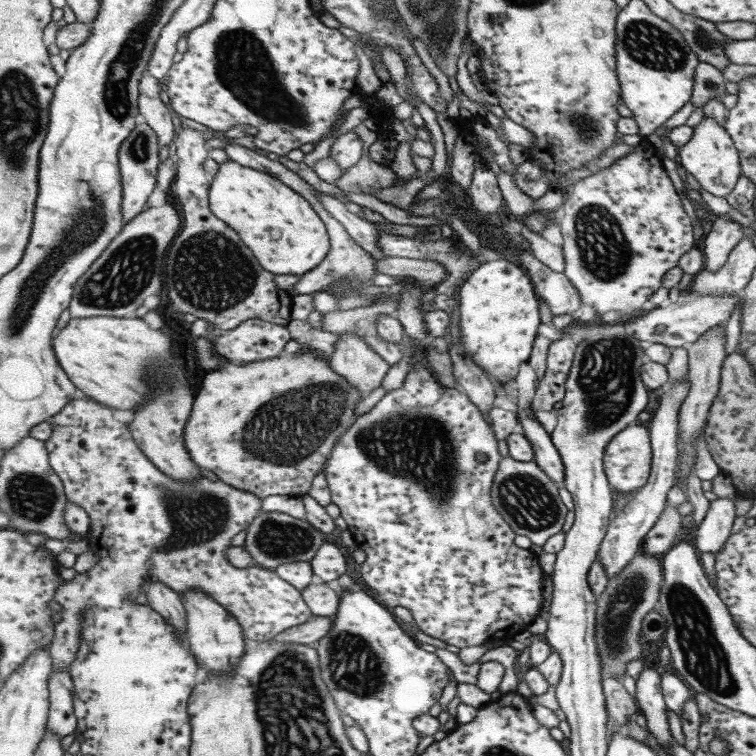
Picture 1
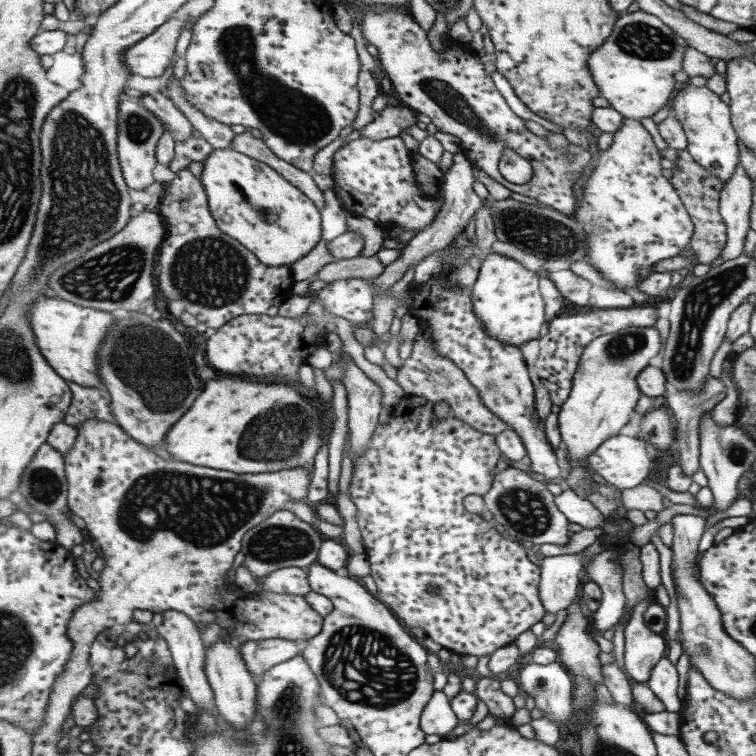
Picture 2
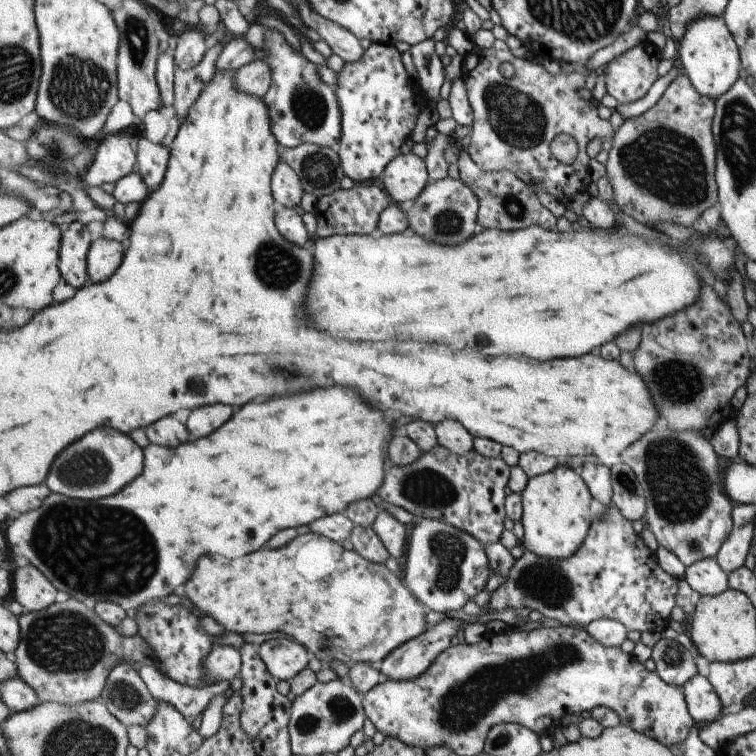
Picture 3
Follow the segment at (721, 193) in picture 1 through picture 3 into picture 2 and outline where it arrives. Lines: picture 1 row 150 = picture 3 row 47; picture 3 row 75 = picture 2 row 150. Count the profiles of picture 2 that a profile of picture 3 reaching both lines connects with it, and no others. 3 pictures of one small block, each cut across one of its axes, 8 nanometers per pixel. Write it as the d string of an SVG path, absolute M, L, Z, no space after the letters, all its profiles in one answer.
M686 83L673 94L670 112L670 115L679 121L685 133L685 149L689 156L703 170L709 170L709 174L719 178L724 185L735 172L739 154L738 138L731 126L728 106L705 85L696 87Z

